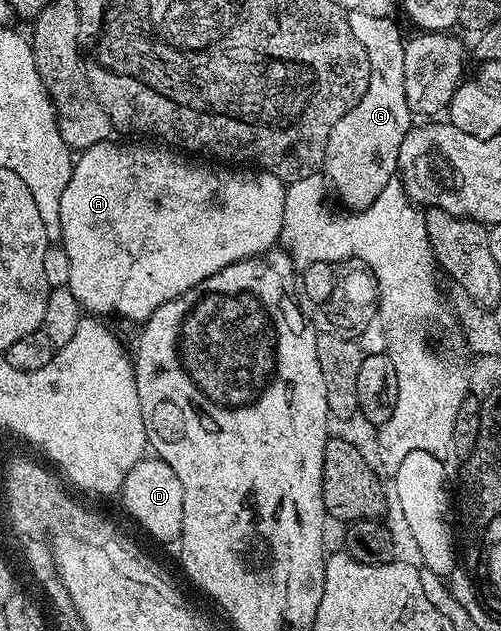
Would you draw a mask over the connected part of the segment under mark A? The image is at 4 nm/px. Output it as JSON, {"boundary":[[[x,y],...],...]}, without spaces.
{"boundary":[[[115,140],[99,142],[90,148],[79,151],[78,157],[72,163],[70,184],[66,184],[66,192],[62,192],[62,236],[60,242],[66,256],[70,256],[70,280],[67,288],[70,292],[74,292],[78,304],[89,315],[117,314],[118,317],[125,318],[128,322],[143,324],[154,311],[162,308],[162,304],[182,296],[190,288],[202,284],[202,280],[214,276],[214,272],[222,272],[222,268],[240,262],[244,258],[253,258],[255,254],[265,254],[281,241],[282,204],[284,203],[286,186],[278,176],[259,168],[224,168],[228,170],[219,170],[216,166],[207,166],[204,163],[207,161],[193,160],[175,149],[161,148],[156,144],[148,145],[152,146],[131,146],[128,142],[115,142]]]}

